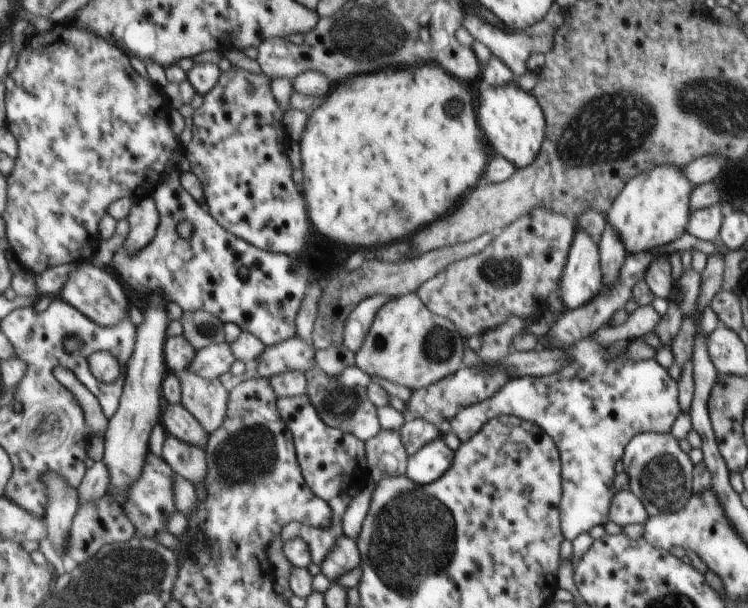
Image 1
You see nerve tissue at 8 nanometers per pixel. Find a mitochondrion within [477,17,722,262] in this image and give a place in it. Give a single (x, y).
(615, 130)

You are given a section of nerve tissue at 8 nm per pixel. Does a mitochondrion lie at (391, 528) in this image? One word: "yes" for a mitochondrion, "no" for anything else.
yes

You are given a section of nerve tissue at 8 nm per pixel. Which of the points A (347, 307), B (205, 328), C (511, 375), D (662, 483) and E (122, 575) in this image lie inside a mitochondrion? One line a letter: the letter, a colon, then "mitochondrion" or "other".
A: other
B: mitochondrion
C: other
D: mitochondrion
E: mitochondrion

